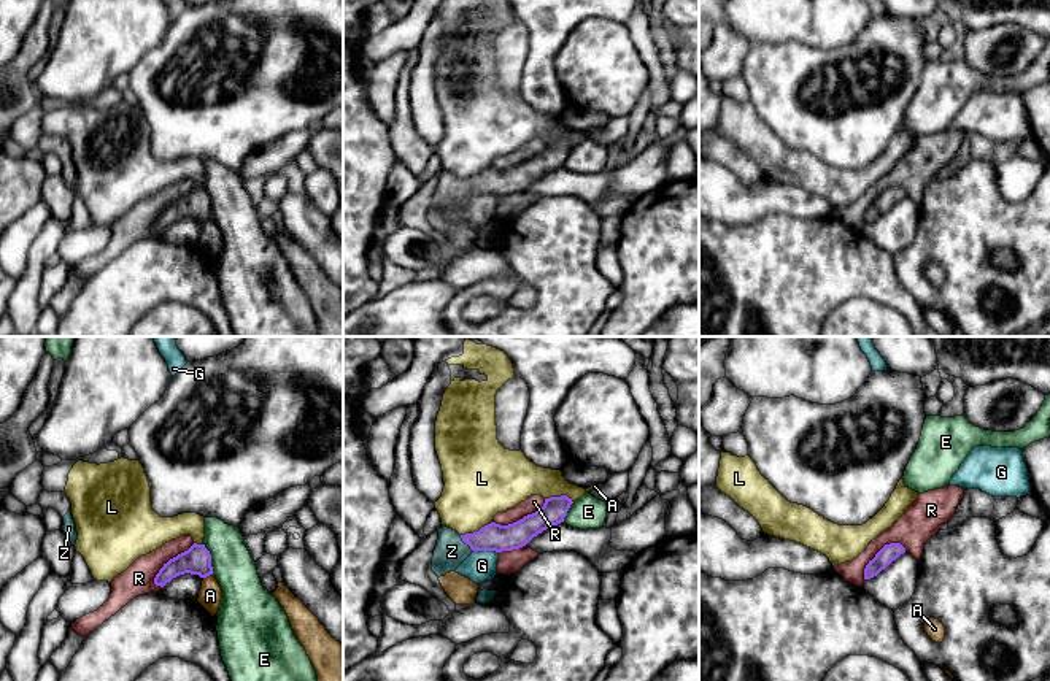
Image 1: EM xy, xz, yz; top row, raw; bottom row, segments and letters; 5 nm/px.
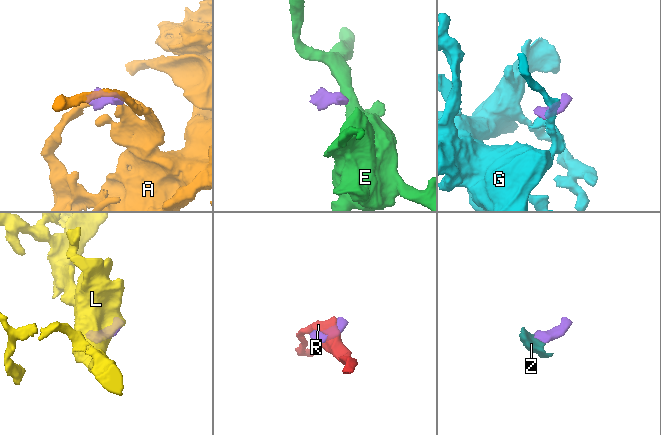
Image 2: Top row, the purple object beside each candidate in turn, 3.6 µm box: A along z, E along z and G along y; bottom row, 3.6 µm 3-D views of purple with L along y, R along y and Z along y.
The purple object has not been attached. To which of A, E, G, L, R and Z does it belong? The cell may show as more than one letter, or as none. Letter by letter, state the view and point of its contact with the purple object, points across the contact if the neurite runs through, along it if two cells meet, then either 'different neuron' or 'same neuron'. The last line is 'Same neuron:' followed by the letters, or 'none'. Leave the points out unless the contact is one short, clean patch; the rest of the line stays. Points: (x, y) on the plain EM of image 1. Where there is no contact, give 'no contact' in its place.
A: meets purple in xy at (207, 219); different neuron
E: meets purple in xy at (210, 203); border along xy (204, 188), (210, 199), (213, 218); different neuron
G: meets purple in xz at (486, 194); border along xz (474, 194), (494, 194), (497, 197); different neuron
L: meets purple in xz at (475, 176); different neuron
R: meets purple in yz at (879, 196); different neuron
Z: meets purple in xz at (466, 188); runs through xz (493, 181), (466, 188), (451, 196); same neuron
Same neuron: Z

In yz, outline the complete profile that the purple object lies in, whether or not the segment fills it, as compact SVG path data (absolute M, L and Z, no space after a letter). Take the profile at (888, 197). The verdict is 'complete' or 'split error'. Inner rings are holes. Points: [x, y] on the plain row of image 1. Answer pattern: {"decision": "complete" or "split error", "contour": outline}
{"decision": "complete", "contour": "M901 187L885 189L872 205L864 213L864 224L870 224L877 221L882 214L885 214L893 205L896 205L901 198L905 197L905 192Z"}

